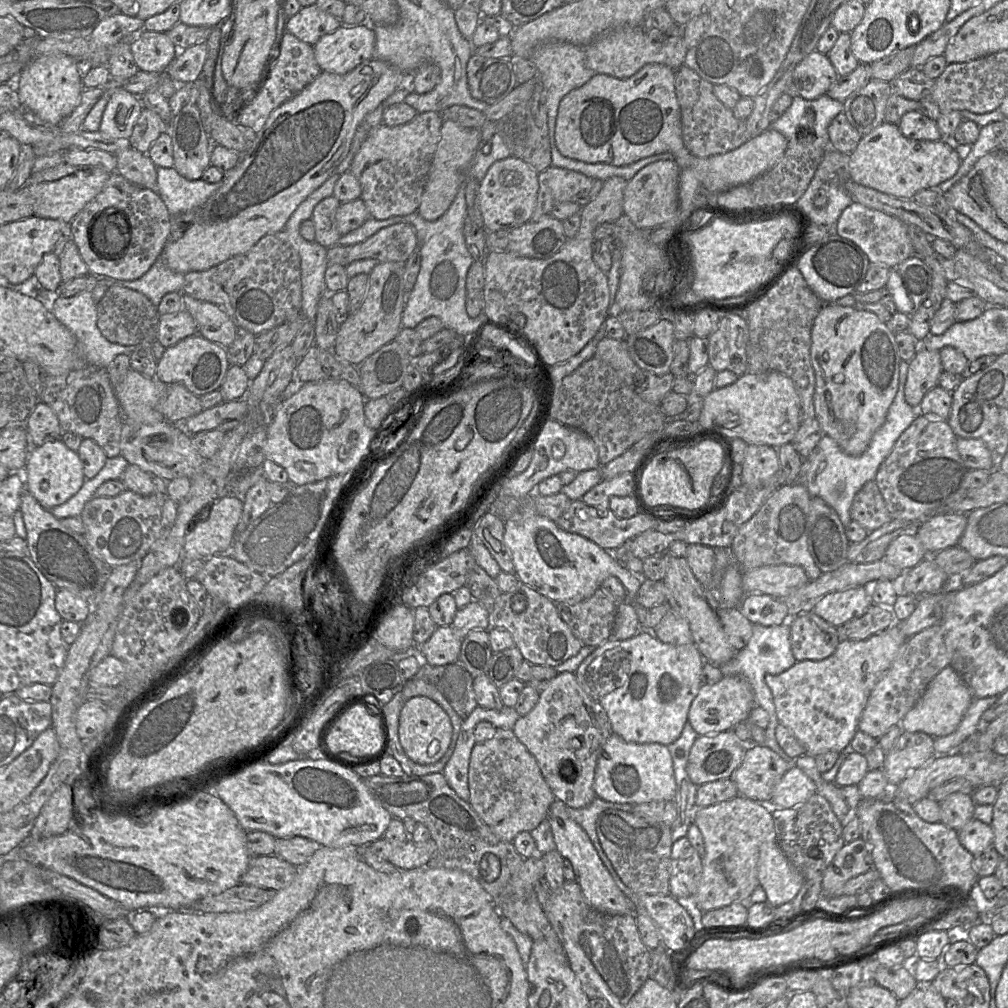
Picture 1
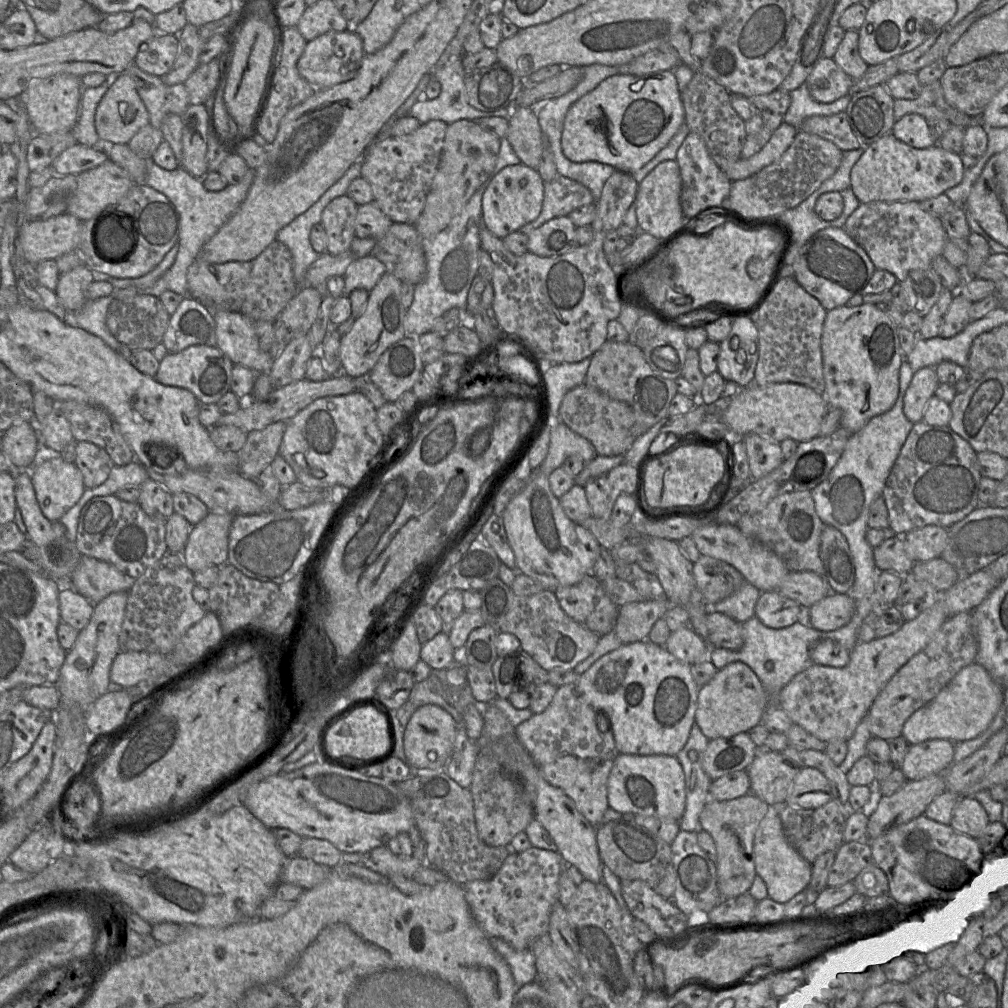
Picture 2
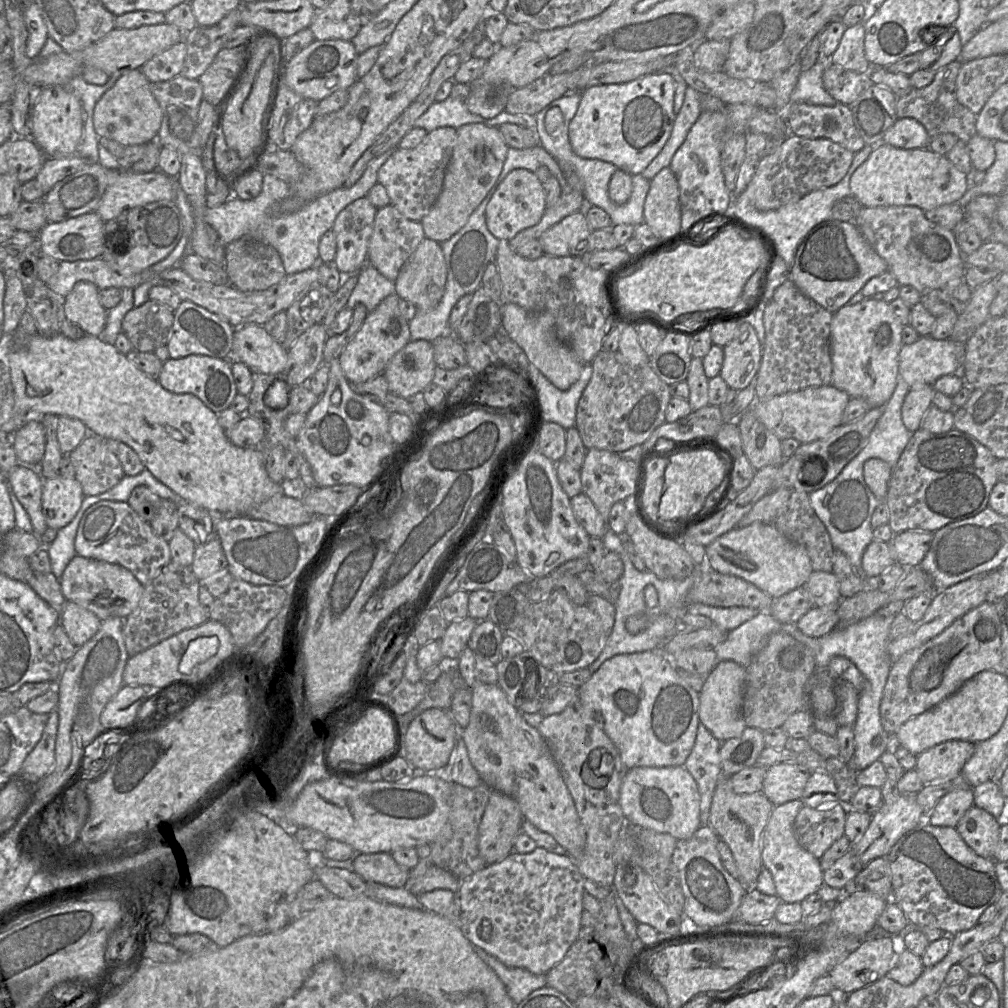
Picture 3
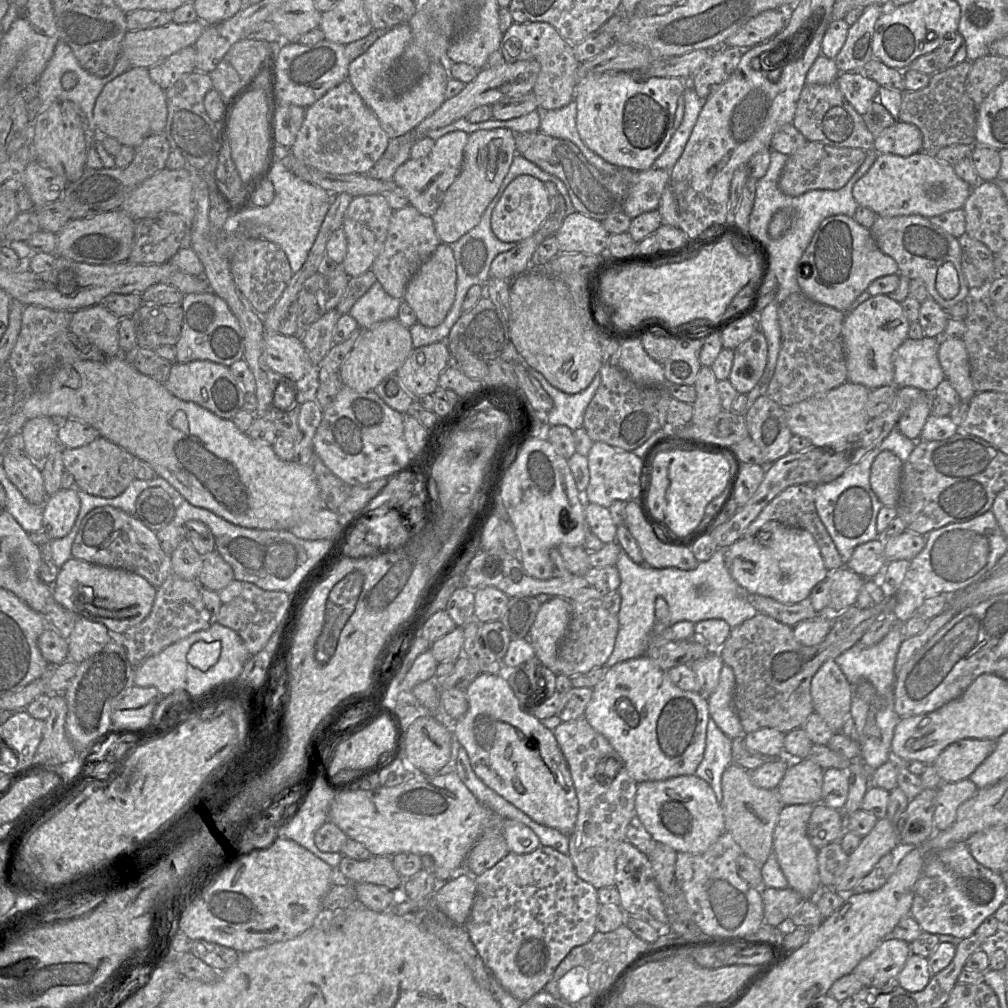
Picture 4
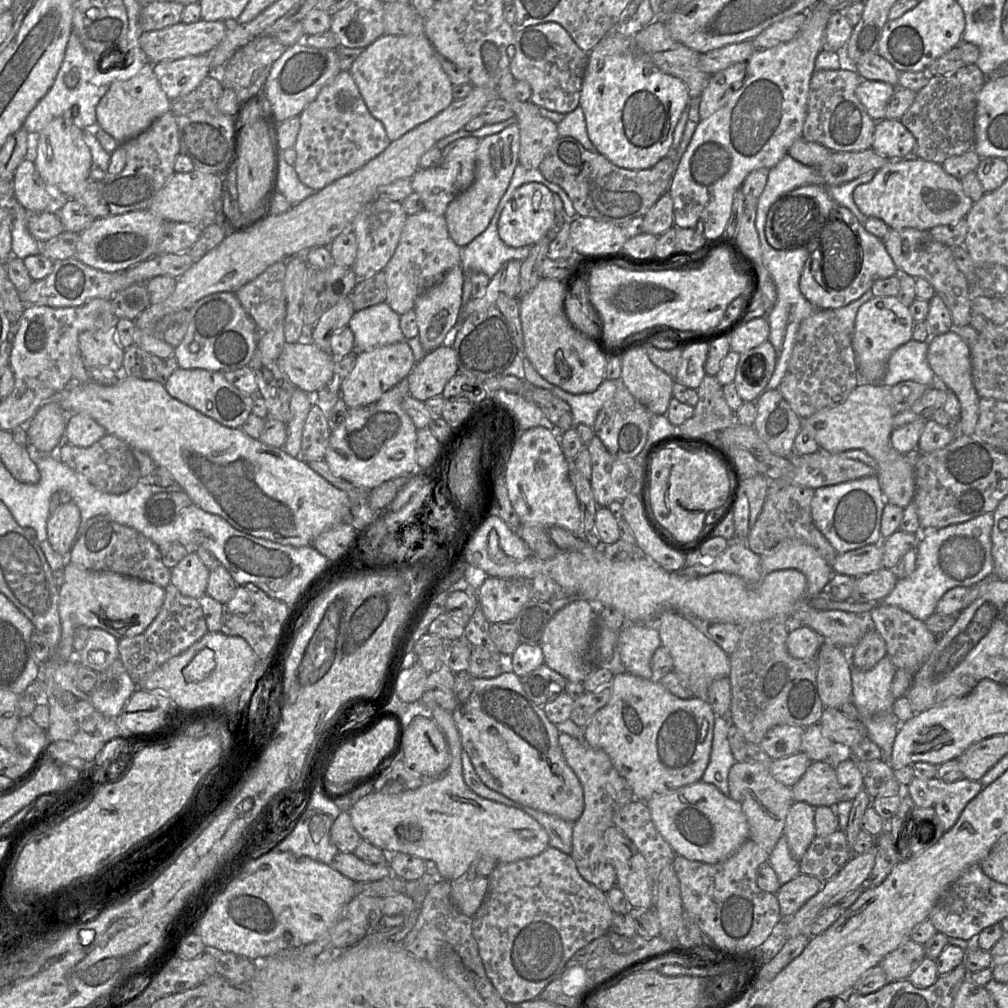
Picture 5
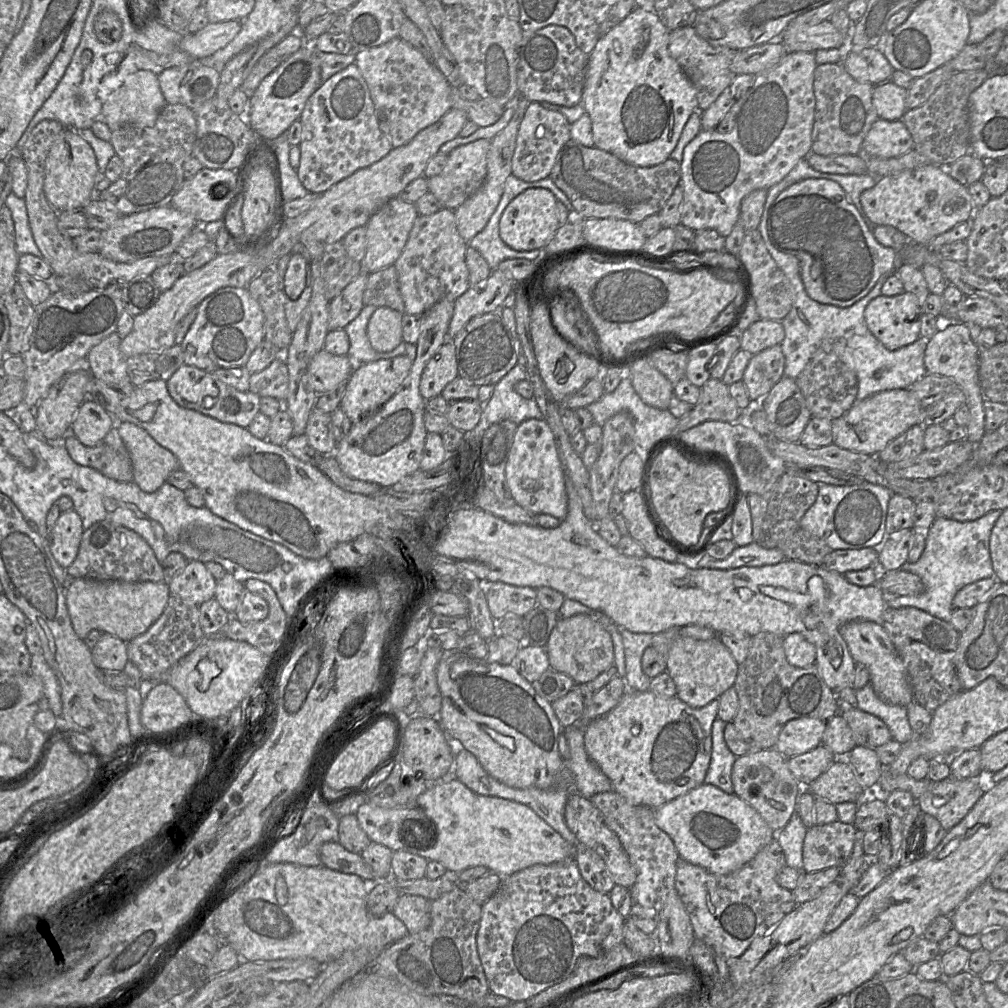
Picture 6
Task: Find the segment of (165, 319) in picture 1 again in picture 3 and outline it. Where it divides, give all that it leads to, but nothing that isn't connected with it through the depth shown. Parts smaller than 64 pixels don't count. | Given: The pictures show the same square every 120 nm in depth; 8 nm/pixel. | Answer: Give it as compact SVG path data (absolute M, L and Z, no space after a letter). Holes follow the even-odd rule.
M182 301L174 311L174 323L167 343L170 358L200 354L230 360L235 327L219 315L191 301Z

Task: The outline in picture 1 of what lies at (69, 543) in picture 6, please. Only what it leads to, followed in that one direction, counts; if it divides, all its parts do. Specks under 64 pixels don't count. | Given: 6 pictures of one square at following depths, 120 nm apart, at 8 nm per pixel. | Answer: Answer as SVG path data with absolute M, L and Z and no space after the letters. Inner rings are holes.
M61 438L41 446L32 446L23 470L23 477L25 490L47 510L69 500L80 490L85 481L83 465L78 453L69 449Z

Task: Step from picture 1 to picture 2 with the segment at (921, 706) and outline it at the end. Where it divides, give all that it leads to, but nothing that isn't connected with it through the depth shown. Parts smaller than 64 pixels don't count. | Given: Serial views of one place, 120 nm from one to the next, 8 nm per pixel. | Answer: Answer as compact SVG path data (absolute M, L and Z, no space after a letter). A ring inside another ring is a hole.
M980 664L962 668L937 696L904 723L902 736L909 745L931 739L960 742L976 738L995 718L1004 703L1004 688Z

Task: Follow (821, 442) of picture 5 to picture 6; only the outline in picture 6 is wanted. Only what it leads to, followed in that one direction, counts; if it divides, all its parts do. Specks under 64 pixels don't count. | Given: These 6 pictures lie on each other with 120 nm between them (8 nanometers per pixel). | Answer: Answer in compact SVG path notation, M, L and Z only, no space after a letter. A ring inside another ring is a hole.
M908 389L878 392L856 401L841 417L832 420L833 443L852 452L877 456L888 443L914 425L922 425L923 411L916 396Z

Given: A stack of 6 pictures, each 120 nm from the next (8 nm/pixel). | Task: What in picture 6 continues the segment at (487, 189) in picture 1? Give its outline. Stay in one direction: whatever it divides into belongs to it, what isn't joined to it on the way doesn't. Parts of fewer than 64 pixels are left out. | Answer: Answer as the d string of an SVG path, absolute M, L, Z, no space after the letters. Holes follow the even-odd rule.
M530 188L520 193L502 214L499 223L500 238L516 251L544 248L559 229L557 201L556 196L545 188Z

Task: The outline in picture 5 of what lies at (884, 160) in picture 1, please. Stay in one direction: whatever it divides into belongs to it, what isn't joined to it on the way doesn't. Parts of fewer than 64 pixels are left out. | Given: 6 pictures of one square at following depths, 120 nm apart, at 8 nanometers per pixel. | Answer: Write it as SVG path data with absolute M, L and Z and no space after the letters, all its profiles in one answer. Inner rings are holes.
M918 157L889 161L871 181L855 188L853 199L864 215L883 220L890 229L927 231L965 218L974 203L965 194L961 181L948 174L941 164Z

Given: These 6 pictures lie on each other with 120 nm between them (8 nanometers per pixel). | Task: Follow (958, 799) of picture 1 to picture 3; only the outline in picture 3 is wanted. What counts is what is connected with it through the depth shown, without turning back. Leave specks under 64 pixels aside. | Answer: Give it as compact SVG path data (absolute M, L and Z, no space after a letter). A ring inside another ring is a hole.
M973 805L960 818L955 828L976 854L993 859L1001 823L986 810Z

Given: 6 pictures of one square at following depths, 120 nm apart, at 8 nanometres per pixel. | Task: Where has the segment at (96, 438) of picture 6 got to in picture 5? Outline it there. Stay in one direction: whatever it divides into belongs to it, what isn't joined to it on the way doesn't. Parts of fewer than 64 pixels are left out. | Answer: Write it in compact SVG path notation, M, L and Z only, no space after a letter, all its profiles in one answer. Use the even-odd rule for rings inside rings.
M86 413L69 414L64 441L70 445L86 448L99 441L107 431Z

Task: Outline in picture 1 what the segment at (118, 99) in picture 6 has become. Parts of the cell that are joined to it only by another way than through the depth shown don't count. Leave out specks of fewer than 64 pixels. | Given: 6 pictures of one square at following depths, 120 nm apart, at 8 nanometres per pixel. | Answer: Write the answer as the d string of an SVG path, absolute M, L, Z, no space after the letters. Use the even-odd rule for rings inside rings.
M123 89L112 91L99 131L112 138L129 139L144 107L139 97L132 93Z

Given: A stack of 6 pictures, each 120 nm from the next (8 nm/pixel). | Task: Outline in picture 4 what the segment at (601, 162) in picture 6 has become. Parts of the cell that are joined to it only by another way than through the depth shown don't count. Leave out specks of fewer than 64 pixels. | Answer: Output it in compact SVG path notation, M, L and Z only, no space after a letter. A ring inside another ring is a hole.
M540 130L515 133L515 145L516 153L565 184L575 211L601 222L613 213L623 212L629 188L636 182L636 171L620 168L614 174L606 174L589 163L573 142L545 135Z

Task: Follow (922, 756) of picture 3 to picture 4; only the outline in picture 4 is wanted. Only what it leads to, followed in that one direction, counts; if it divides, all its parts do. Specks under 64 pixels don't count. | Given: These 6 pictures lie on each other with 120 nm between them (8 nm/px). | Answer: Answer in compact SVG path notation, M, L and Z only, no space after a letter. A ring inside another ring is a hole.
M958 740L948 745L932 765L944 783L957 782L969 778L995 747L995 740Z

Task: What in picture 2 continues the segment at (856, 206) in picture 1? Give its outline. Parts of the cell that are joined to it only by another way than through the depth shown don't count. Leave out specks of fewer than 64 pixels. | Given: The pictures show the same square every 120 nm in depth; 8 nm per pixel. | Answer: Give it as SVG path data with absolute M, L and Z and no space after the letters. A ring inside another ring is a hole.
M872 201L860 203L848 217L844 229L867 252L876 269L894 274L898 282L915 269L931 268L932 260L942 255L947 233L942 218L923 210L916 201Z

